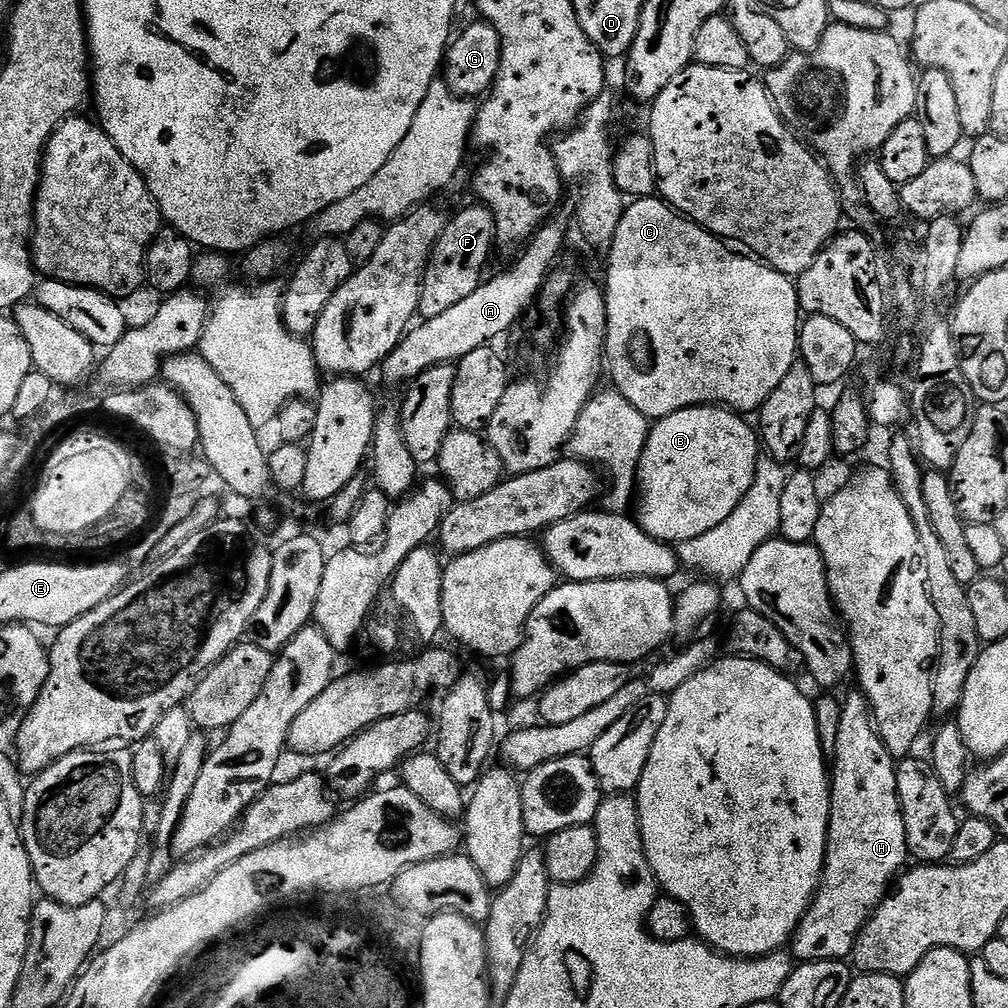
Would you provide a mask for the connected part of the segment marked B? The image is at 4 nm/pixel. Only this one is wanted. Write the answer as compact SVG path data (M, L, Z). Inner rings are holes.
M703 404L701 408L678 410L651 425L640 463L636 465L635 479L638 485L635 515L646 534L676 546L706 534L706 530L714 530L718 522L726 522L726 518L734 514L738 502L742 502L754 482L756 463L762 455L757 429L744 420L747 419L731 408Z

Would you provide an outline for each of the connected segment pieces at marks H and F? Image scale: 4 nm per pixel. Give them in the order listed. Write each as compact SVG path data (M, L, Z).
M853 690L848 697L843 697L841 703L836 755L830 764L832 813L828 823L824 872L820 876L820 885L816 887L816 897L790 941L791 955L797 961L847 961L852 955L858 934L871 918L872 911L884 901L894 881L909 863L906 822L902 822L900 799L896 793L896 765L897 761L888 752L872 719L868 699L863 692Z
M479 202L473 205L473 208L464 208L456 217L453 215L449 219L434 246L420 287L419 315L423 319L438 318L438 314L458 306L462 298L474 294L474 290L478 290L478 286L486 279L484 271L488 268L492 247L498 244L496 223L490 209Z

